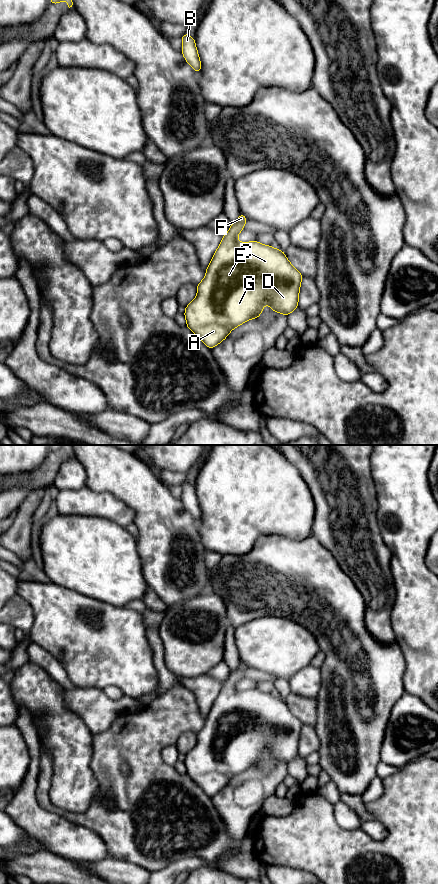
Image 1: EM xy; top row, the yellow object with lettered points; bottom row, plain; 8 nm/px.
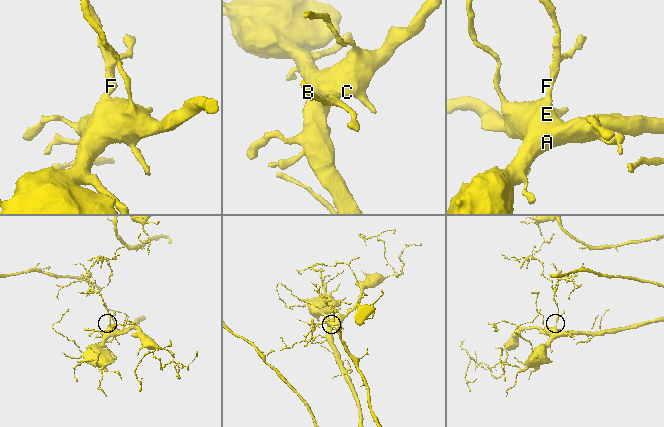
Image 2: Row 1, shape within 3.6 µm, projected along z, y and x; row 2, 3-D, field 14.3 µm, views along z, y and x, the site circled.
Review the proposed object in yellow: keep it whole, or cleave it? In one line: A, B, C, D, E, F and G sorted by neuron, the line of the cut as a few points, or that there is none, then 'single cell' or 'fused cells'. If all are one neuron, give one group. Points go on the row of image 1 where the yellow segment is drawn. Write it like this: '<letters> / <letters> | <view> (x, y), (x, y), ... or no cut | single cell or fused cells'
A B C D E F G | no cut | single cell

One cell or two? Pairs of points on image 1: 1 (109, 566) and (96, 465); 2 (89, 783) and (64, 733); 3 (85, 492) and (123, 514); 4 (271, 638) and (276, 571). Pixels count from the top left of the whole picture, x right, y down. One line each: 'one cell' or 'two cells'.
1: two cells
2: one cell
3: one cell
4: two cells

